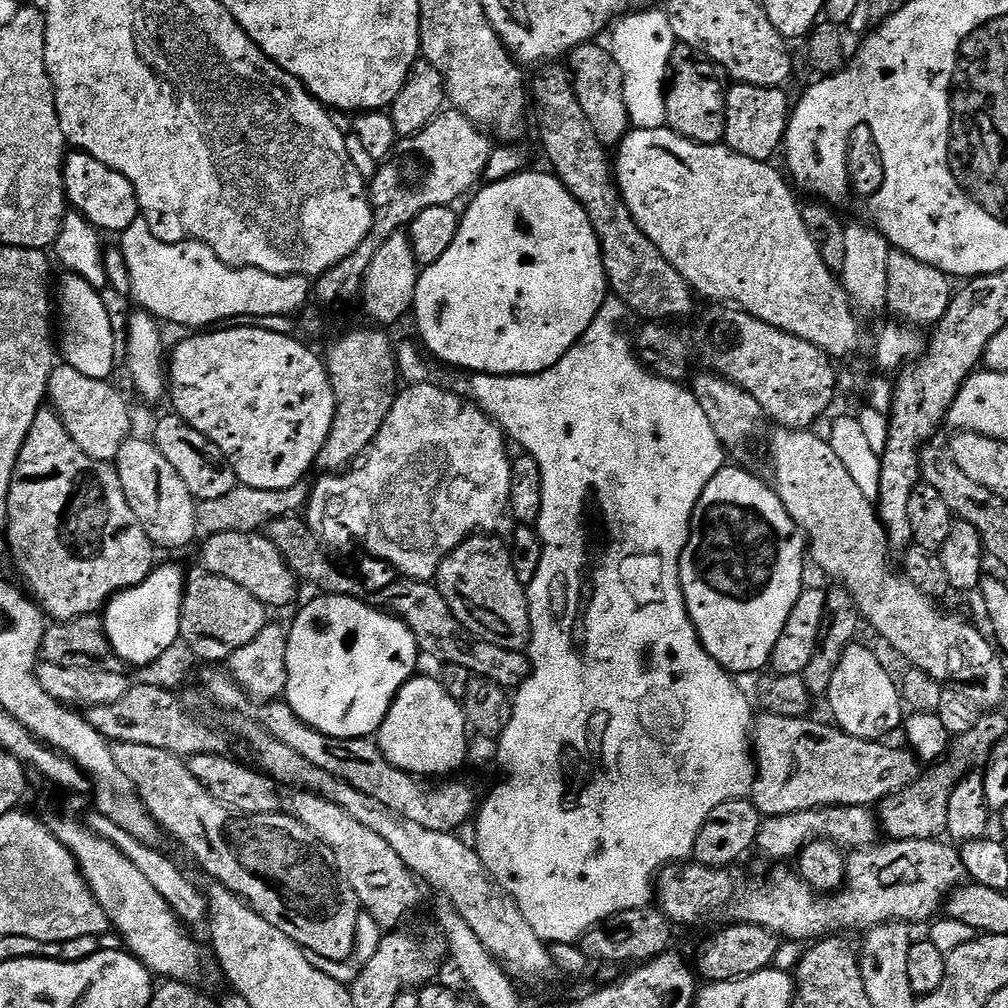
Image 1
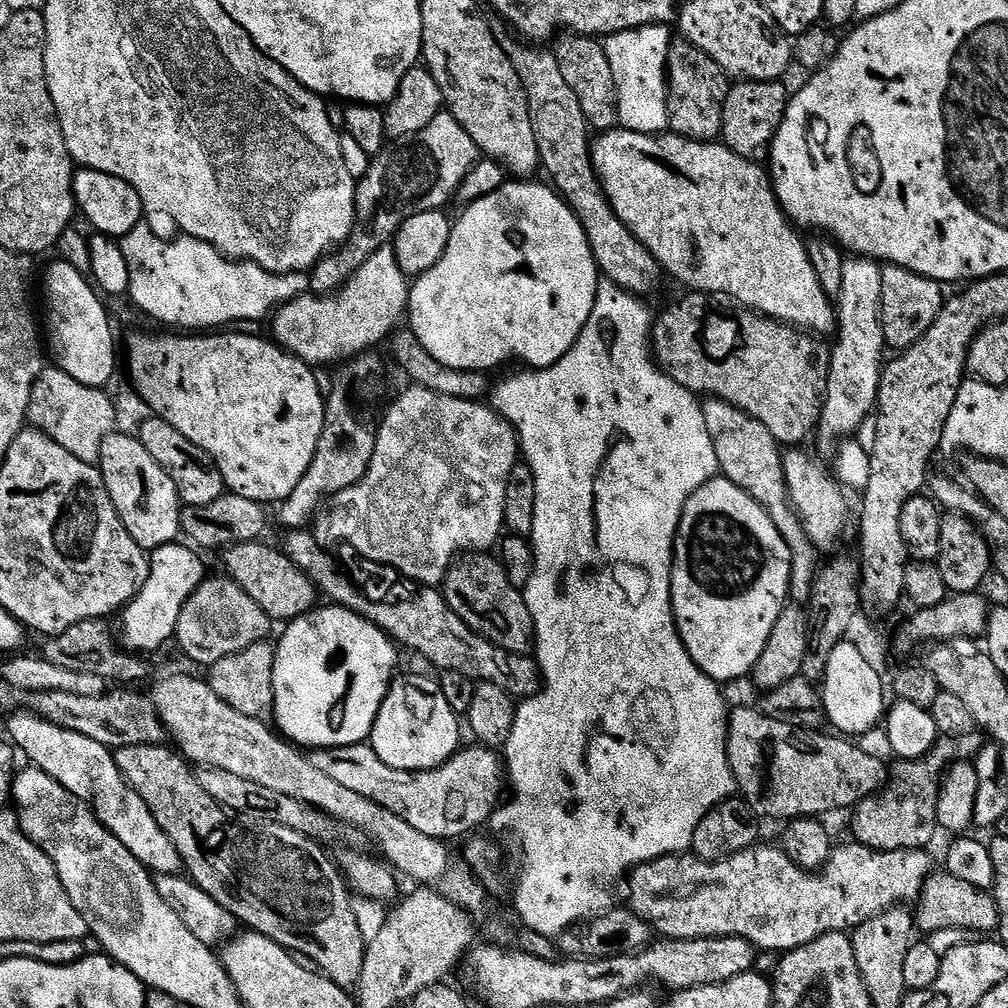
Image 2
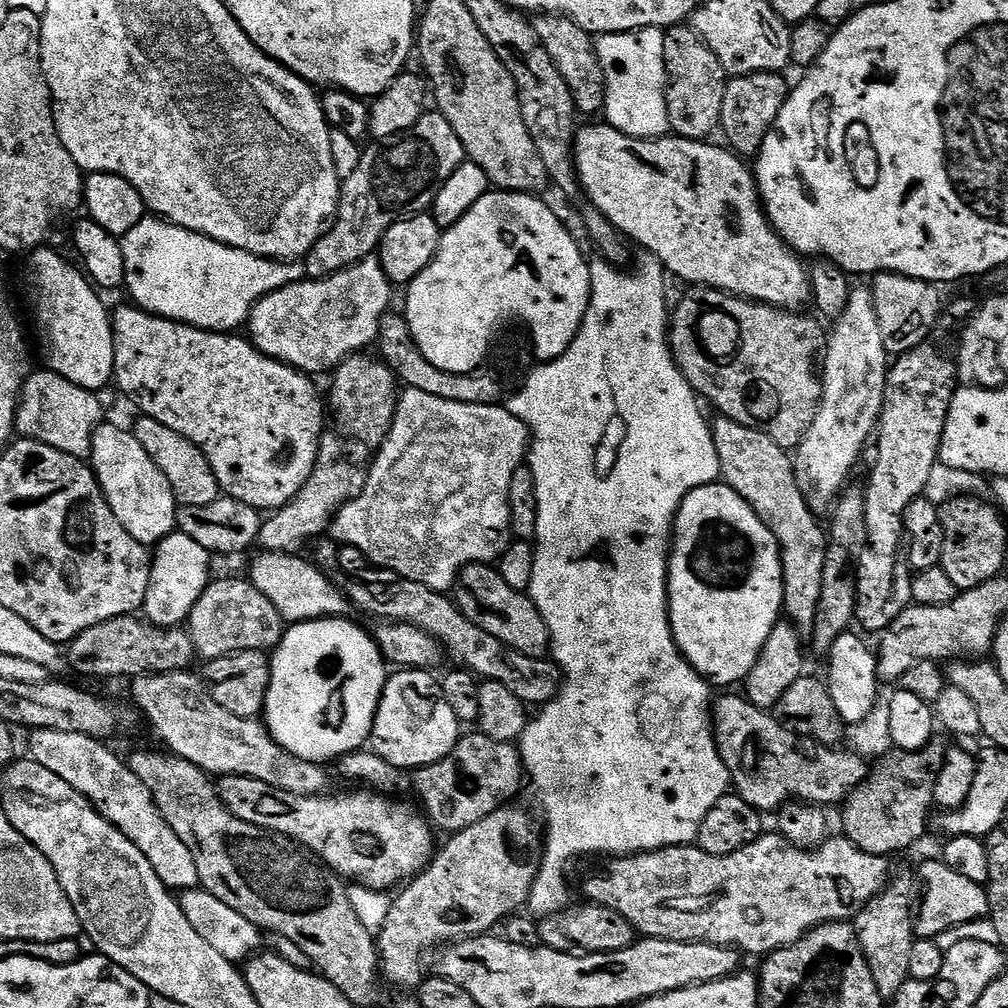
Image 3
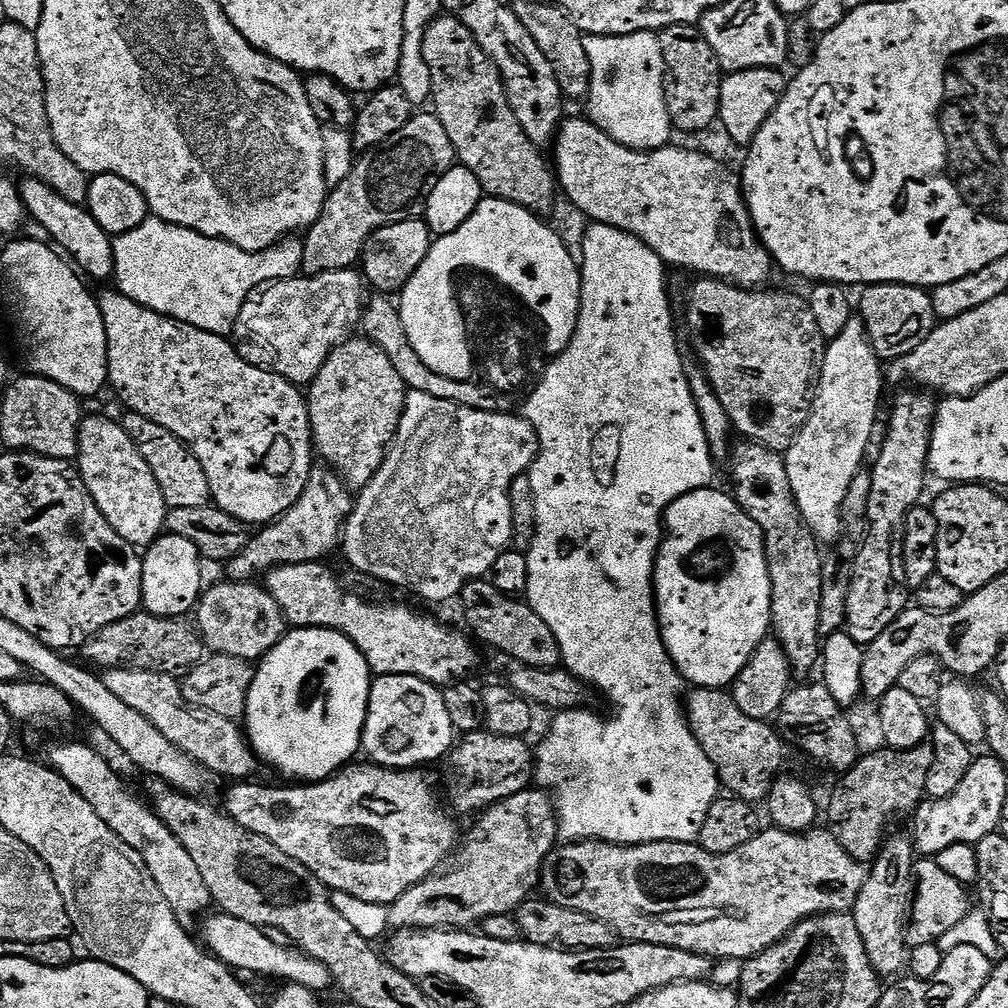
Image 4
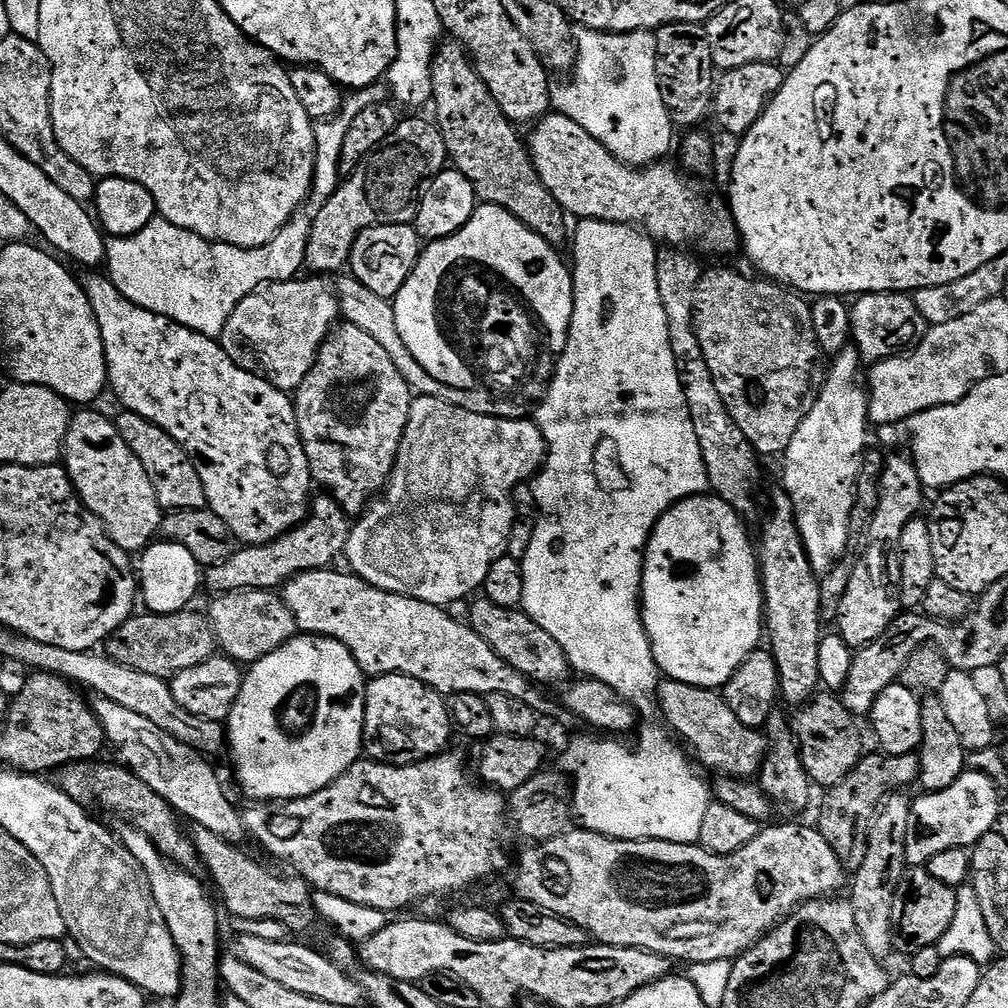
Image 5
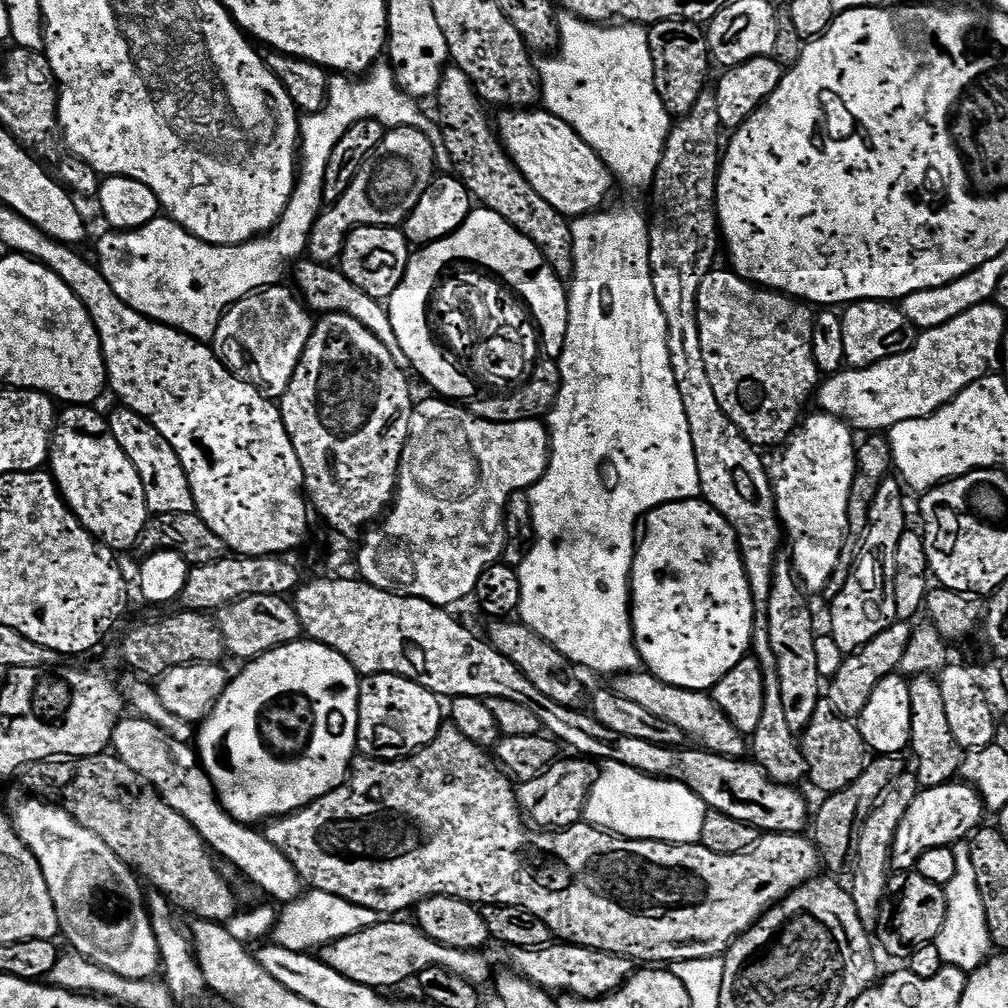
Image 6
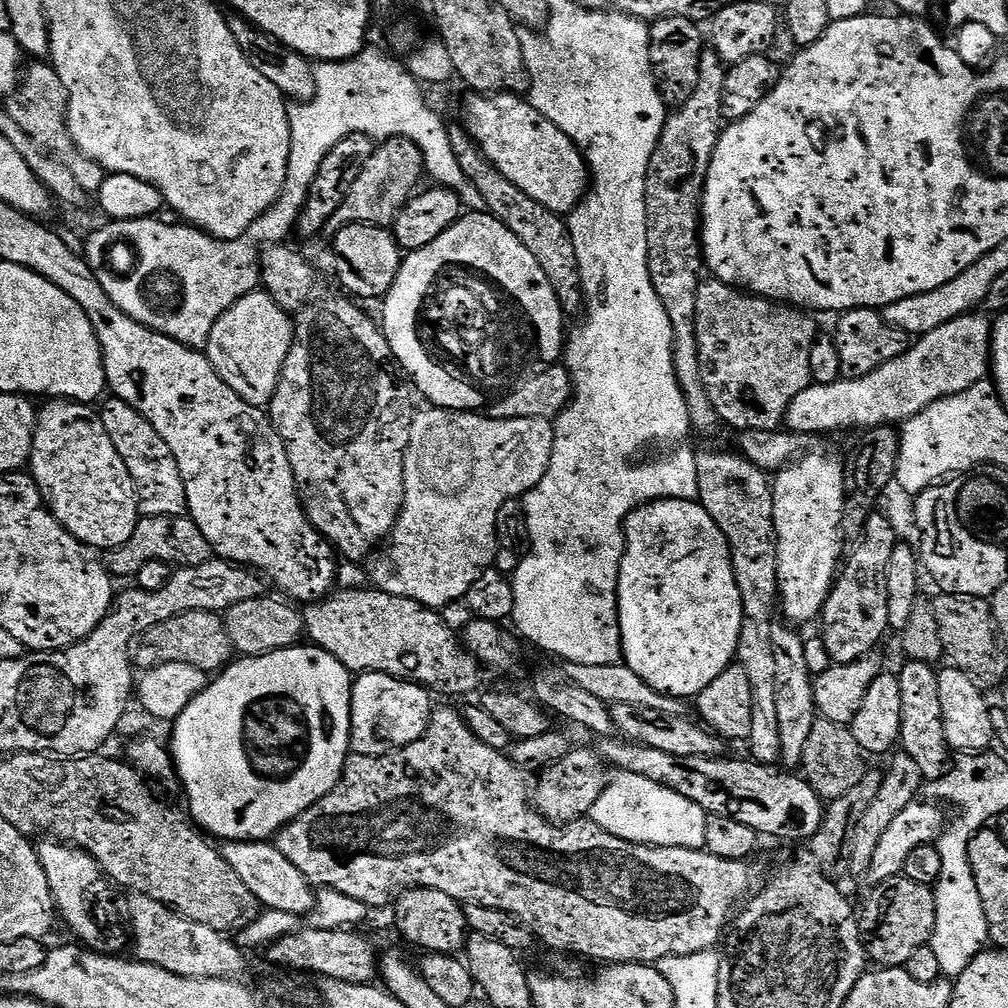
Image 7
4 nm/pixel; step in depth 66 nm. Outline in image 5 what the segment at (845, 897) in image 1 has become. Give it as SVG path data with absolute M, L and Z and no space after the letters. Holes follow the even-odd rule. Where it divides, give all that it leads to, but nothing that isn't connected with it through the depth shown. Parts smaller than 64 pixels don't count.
M776 824L773 828L761 827L758 838L750 842L742 850L734 854L719 856L710 854L706 849L701 848L699 843L682 844L679 840L634 840L631 838L621 838L618 836L603 836L597 832L591 832L589 828L583 826L573 827L560 836L555 836L549 840L541 840L535 846L528 846L528 849L520 856L520 865L516 868L516 892L515 895L521 900L534 902L542 910L554 913L562 920L567 920L570 924L575 924L577 928L587 932L595 943L609 944L619 948L637 948L653 952L659 956L668 957L669 961L688 960L689 965L701 964L702 962L718 962L719 960L735 960L740 953L752 948L758 943L764 933L771 932L784 917L797 908L799 904L806 900L819 900L821 898L832 898L837 895L840 887L845 887L846 869L838 854L830 850L830 844L826 838L822 838L819 827L808 824Z

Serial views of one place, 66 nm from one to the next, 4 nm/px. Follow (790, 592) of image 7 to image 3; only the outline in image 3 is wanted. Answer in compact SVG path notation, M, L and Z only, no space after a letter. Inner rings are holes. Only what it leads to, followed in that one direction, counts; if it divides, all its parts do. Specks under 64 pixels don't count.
M853 287L846 310L831 325L826 340L822 365L824 389L818 414L794 450L796 481L813 512L827 513L836 504L849 483L852 467L859 462L864 447L867 444L869 447L870 437L880 423L889 367L890 354L882 342L882 326L878 326L872 289Z

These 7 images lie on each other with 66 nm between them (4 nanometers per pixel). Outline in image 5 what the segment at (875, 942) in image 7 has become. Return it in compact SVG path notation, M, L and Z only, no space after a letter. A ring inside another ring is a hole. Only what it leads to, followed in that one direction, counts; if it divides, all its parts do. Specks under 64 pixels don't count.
M905 867L904 876L896 887L894 910L892 911L892 943L895 951L911 954L939 945L942 934L950 928L956 909L956 889L938 882L928 873L927 867Z

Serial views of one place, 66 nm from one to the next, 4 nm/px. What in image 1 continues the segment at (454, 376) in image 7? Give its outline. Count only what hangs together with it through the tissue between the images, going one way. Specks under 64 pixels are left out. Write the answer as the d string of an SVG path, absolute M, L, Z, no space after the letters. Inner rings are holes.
M525 170L502 181L485 183L471 197L472 205L465 212L463 210L459 217L457 236L450 243L450 248L436 262L427 265L421 271L416 283L411 311L414 316L416 312L416 328L420 331L421 338L424 339L423 347L425 349L428 347L438 359L445 360L446 363L453 364L456 368L465 368L468 371L465 373L468 374L533 376L554 367L580 341L584 331L590 326L590 322L594 322L598 310L604 304L606 293L609 291L608 281L604 275L604 263L600 257L600 247L586 210L551 171L532 171Z

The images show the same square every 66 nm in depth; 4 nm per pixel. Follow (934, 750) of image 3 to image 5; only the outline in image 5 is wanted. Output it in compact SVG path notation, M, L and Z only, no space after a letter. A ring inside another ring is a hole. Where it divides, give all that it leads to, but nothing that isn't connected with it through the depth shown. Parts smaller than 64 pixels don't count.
M916 752L894 754L893 756L887 754L879 755L864 755L858 762L858 766L854 766L854 770L850 770L850 774L846 774L846 778L842 778L842 782L838 782L833 788L829 788L823 793L824 801L820 804L818 827L822 838L826 838L826 842L830 844L830 850L834 850L834 854L838 854L838 858L844 864L845 869L848 870L857 868L862 862L862 858L865 857L868 831L880 805L893 792L907 789L909 787L907 784L915 785L920 779L920 758Z

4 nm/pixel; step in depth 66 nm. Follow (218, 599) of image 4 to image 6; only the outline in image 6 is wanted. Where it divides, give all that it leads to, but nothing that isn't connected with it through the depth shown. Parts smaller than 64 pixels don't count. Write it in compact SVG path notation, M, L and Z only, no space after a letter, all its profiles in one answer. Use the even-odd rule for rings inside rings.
M250 596L219 609L218 623L225 649L240 662L247 662L301 639L300 619L295 607L286 601L284 596Z

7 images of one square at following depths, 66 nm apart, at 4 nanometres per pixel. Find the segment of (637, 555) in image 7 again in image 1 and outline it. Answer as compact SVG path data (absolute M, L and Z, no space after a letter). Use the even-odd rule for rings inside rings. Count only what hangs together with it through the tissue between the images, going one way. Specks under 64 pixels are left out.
M731 466L721 468L718 474L714 474L714 478L710 478L710 482L702 490L702 494L694 506L692 520L688 523L688 541L680 555L680 589L684 595L684 609L688 612L688 617L696 631L696 637L700 640L700 645L703 646L706 654L729 674L756 671L759 673L769 667L774 646L786 626L786 618L790 618L790 610L794 610L794 602L798 602L800 593L806 587L806 581L804 581L806 537L786 510L786 506L776 497L775 491L765 481L764 484L740 468L731 468Z

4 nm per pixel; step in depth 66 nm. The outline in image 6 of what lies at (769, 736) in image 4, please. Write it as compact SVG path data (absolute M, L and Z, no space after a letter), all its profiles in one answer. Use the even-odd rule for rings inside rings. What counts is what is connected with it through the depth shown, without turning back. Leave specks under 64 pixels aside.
M647 670L626 672L615 677L614 691L622 694L629 702L638 702L650 714L662 718L662 722L670 722L670 726L678 726L682 734L693 745L699 746L705 752L713 752L719 756L740 758L746 752L746 736L740 732L712 701L708 692L686 690L678 686L670 686L653 676Z

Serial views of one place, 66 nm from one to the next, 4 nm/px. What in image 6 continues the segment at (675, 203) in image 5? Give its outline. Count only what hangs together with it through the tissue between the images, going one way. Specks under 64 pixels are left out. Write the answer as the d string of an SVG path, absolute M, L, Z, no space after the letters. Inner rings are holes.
M504 110L499 113L500 117L495 117L496 135L514 166L518 166L526 182L538 190L538 195L564 216L575 218L603 209L604 199L611 194L614 185L611 170L562 118L546 110L536 111Z

